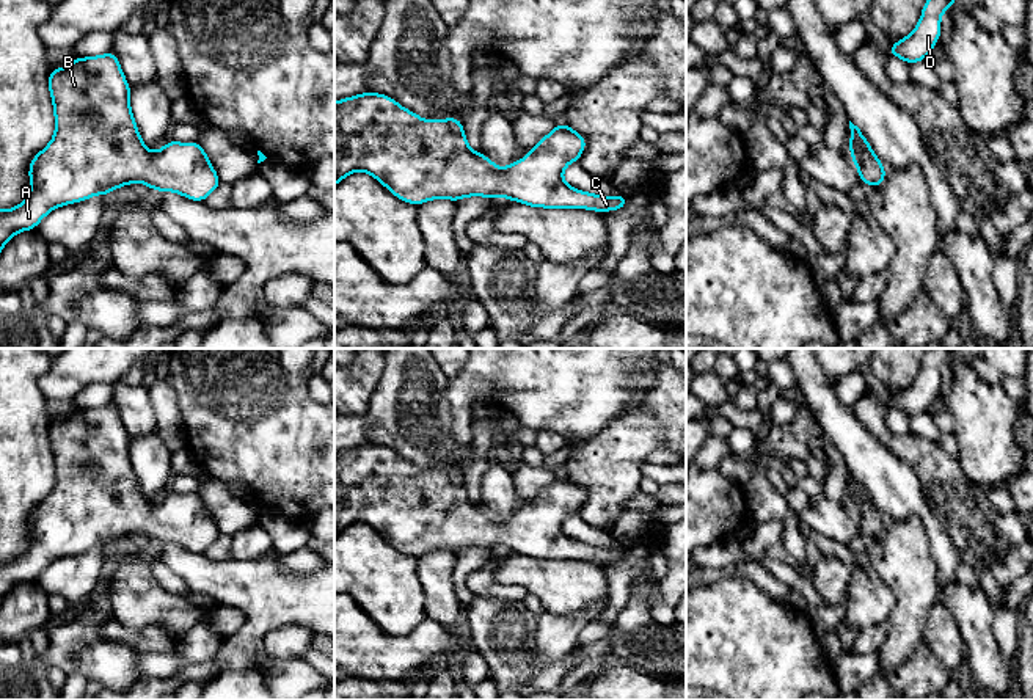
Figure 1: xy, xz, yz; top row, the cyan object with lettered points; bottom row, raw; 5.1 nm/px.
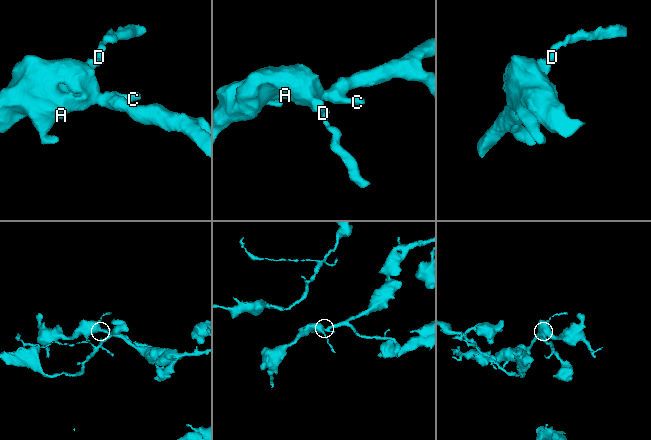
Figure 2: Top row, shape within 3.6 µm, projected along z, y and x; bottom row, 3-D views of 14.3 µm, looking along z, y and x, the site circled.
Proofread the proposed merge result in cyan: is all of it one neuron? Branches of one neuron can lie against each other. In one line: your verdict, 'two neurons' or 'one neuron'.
one neuron

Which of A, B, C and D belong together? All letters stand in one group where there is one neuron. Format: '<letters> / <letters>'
A B C D

